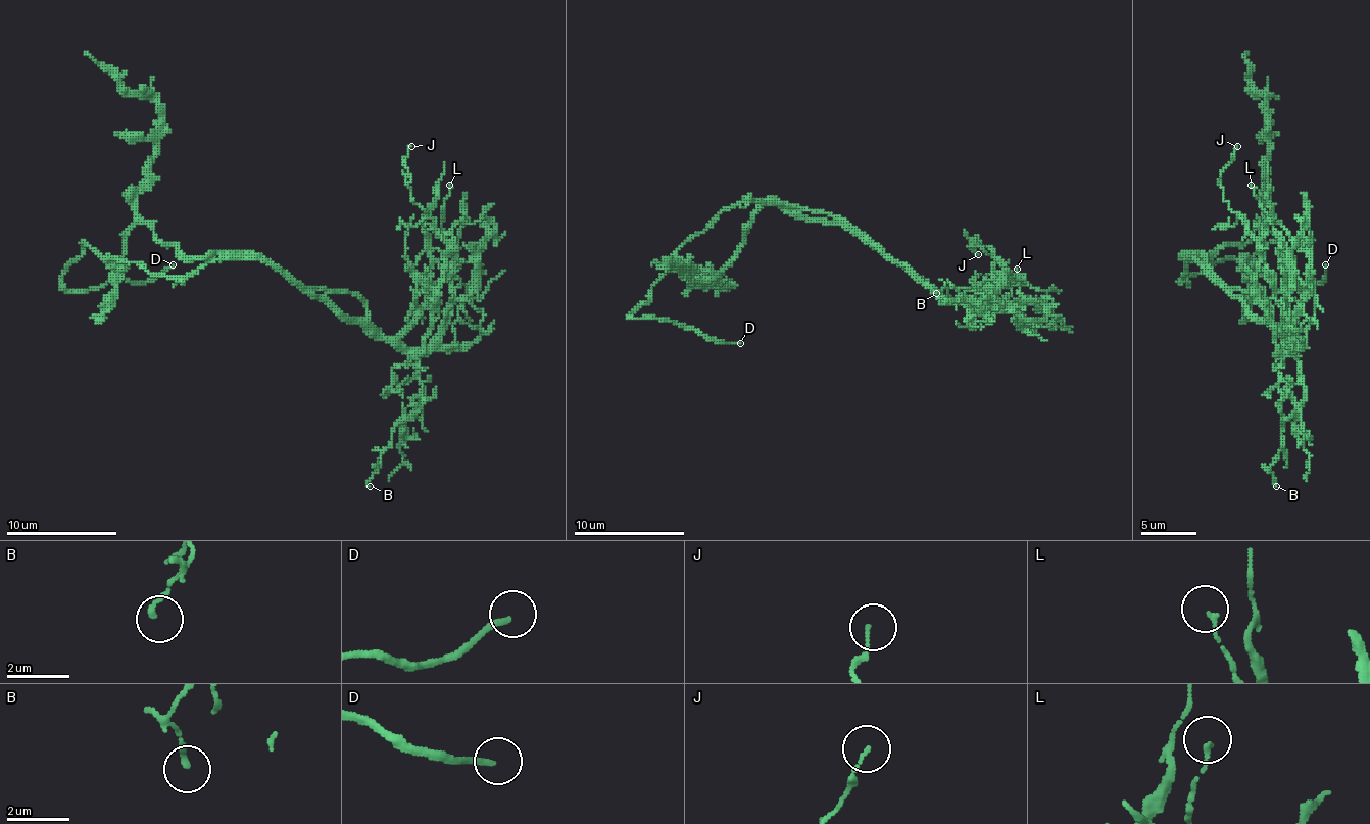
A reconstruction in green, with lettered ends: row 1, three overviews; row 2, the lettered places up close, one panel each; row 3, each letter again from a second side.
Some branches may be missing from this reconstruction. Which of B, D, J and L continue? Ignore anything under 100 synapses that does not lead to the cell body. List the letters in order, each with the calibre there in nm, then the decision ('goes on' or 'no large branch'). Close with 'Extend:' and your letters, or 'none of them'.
B: calibre 170 nm; no large branch
D: calibre 190 nm; goes on
J: calibre 90 nm; no large branch
L: calibre 140 nm; no large branch
Extend: D

